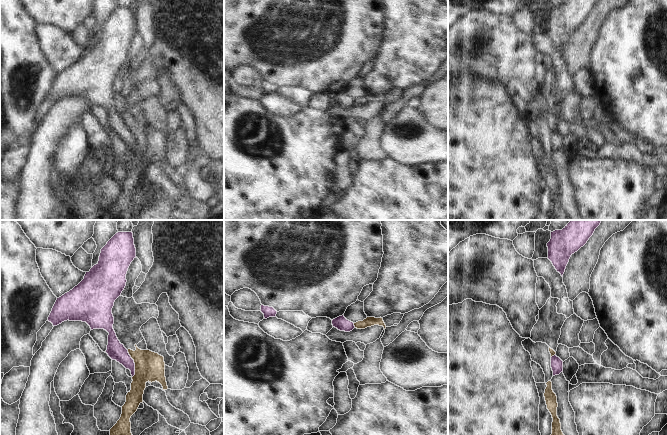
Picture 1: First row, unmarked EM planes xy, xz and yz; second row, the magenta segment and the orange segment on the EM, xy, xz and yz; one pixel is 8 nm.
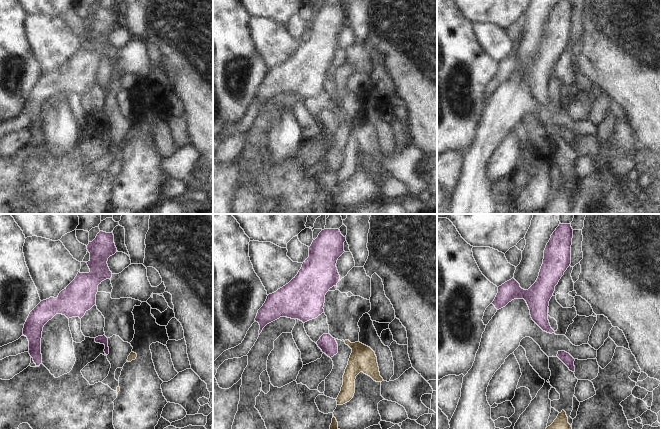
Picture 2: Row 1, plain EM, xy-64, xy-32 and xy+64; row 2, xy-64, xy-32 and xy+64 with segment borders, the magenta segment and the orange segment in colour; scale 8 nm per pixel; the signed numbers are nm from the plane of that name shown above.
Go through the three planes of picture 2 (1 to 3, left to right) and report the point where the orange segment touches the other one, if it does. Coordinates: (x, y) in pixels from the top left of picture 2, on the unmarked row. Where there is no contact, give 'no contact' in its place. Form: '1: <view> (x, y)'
1: no contact
2: no contact
3: no contact

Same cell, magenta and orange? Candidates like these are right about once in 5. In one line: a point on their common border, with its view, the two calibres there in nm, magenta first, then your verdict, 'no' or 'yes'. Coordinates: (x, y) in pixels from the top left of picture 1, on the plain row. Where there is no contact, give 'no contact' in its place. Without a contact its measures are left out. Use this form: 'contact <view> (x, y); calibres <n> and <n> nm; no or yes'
contact xy (134, 140); calibres 140 and 240 nm; no

